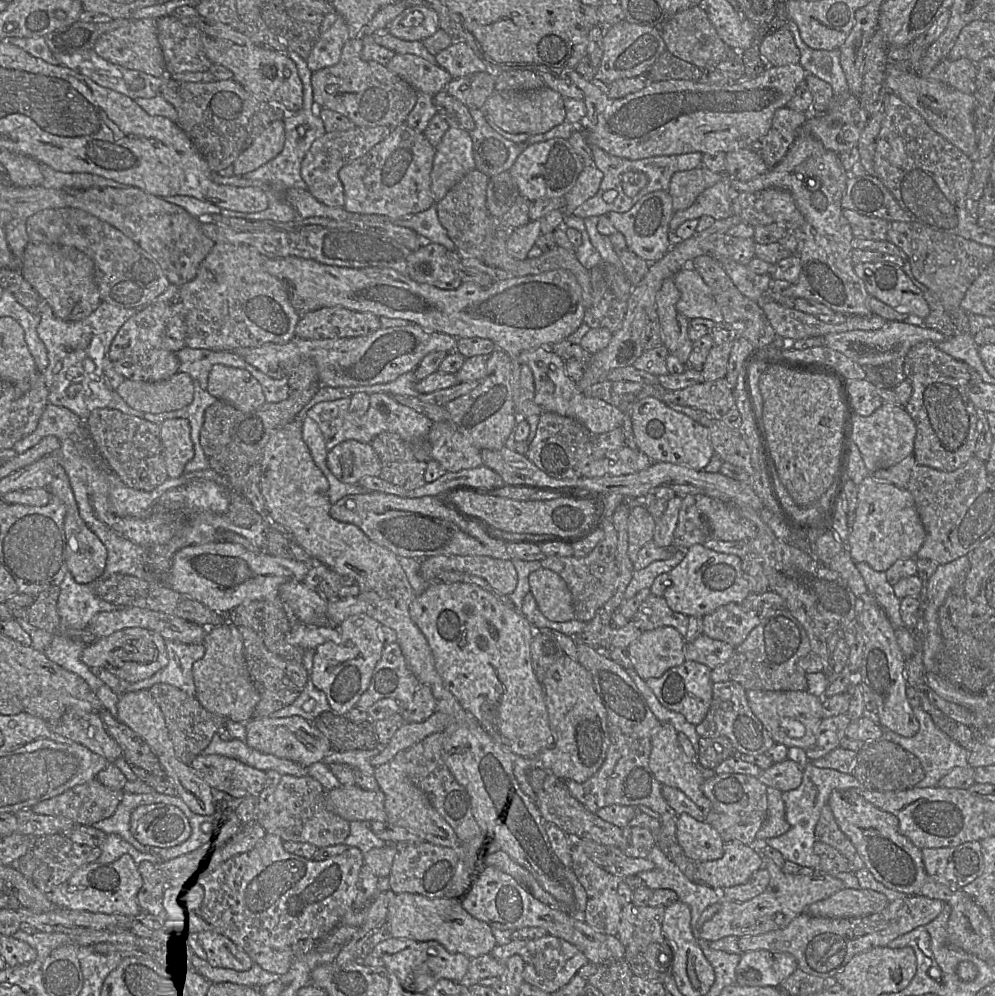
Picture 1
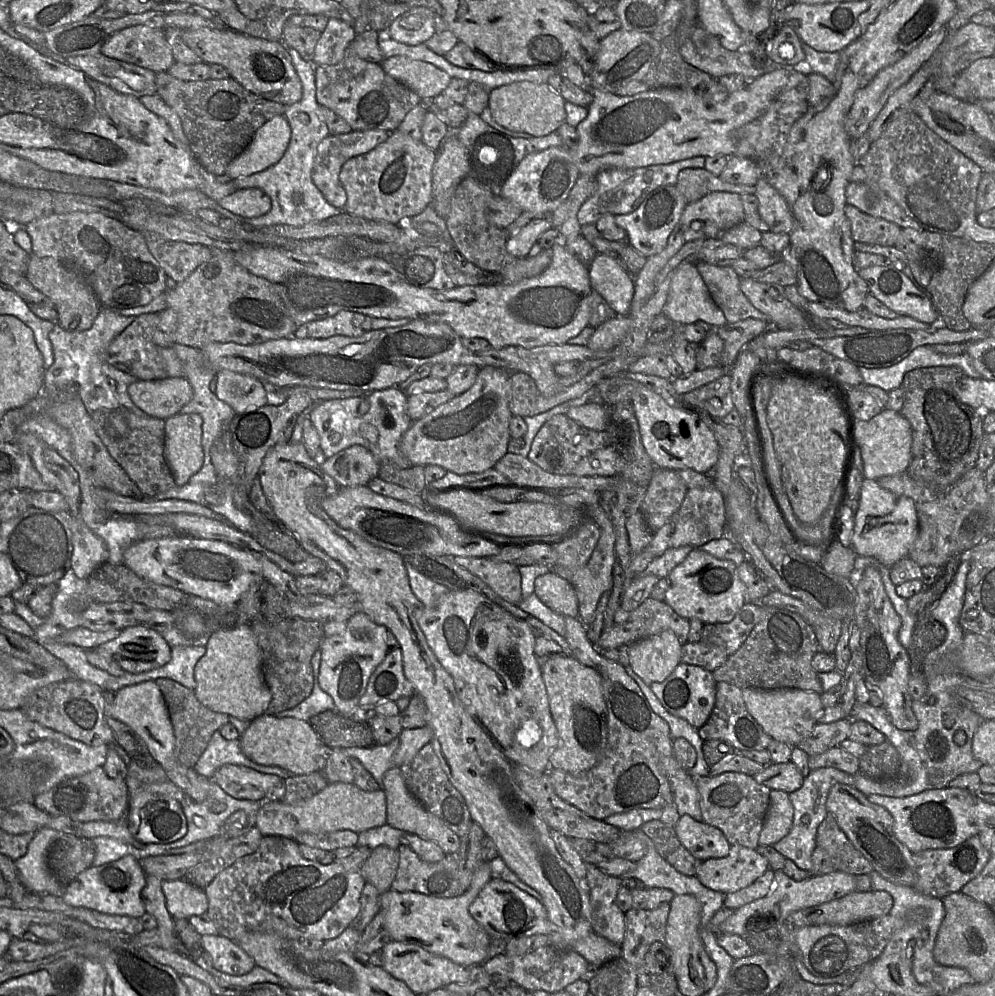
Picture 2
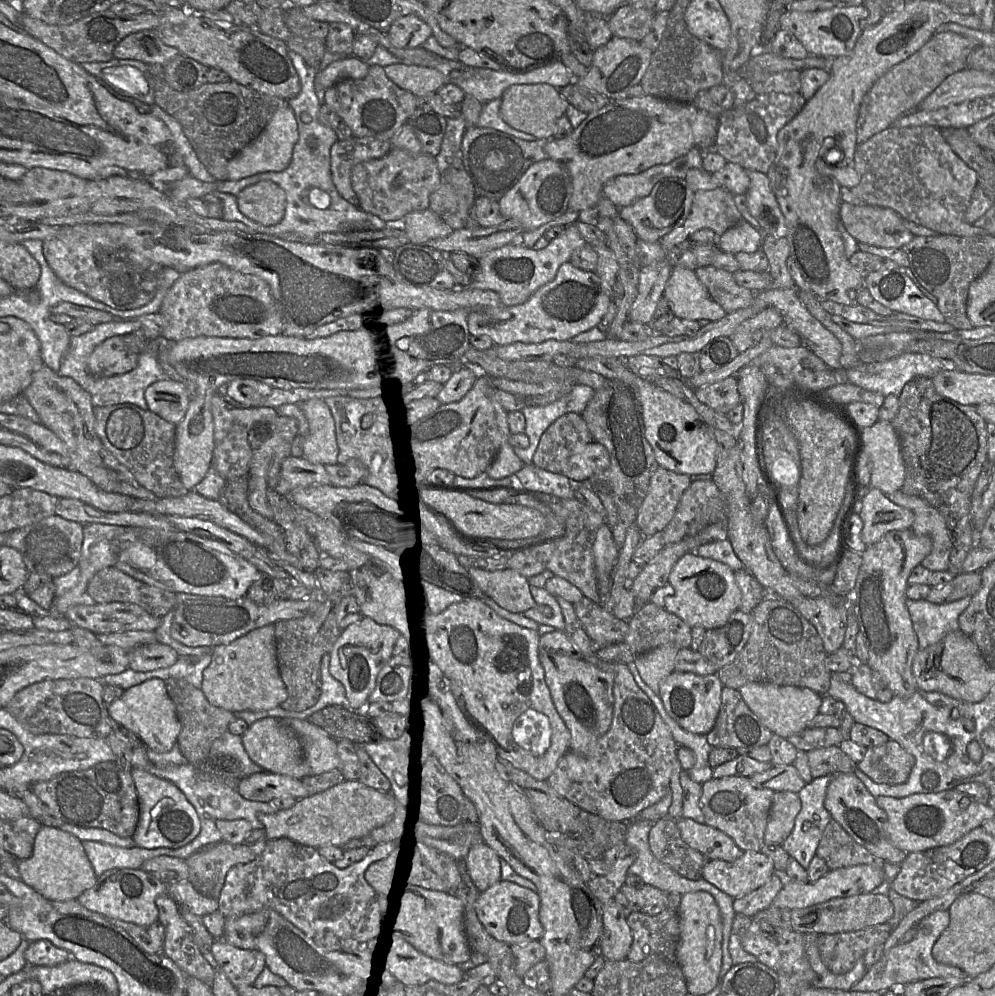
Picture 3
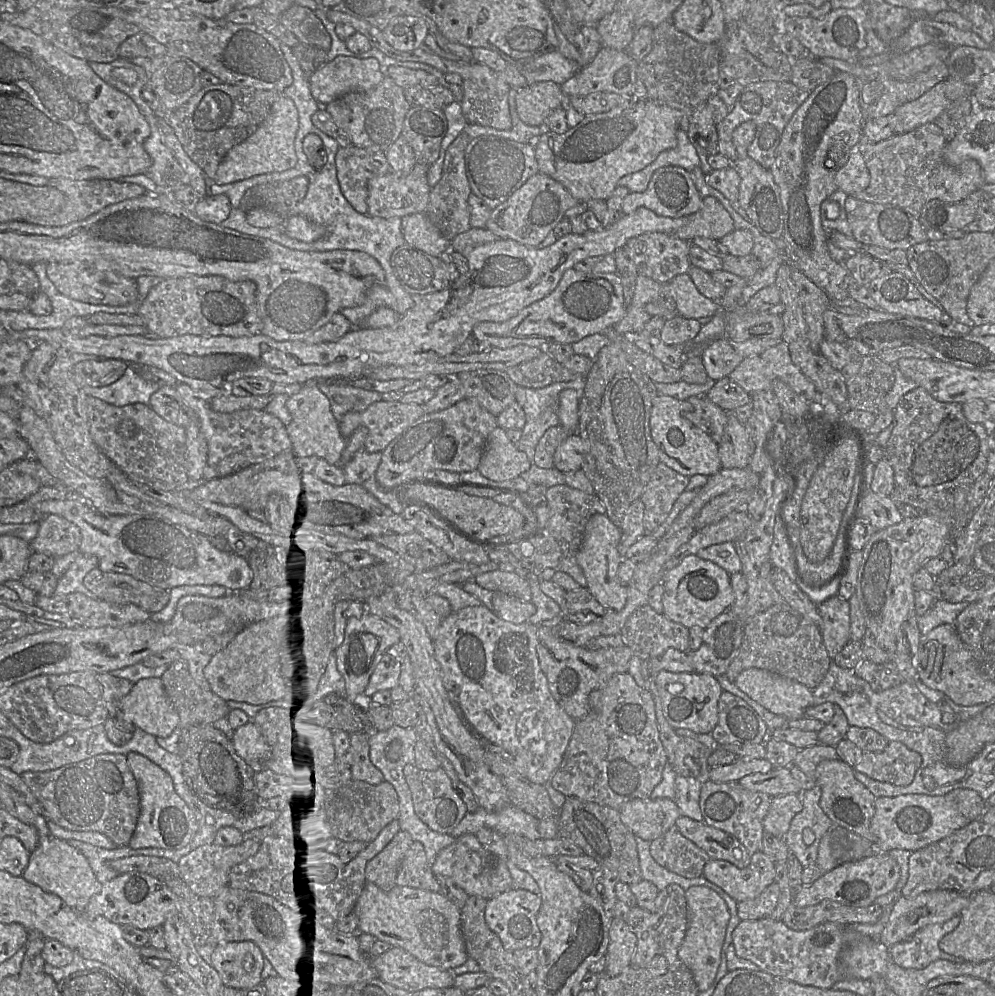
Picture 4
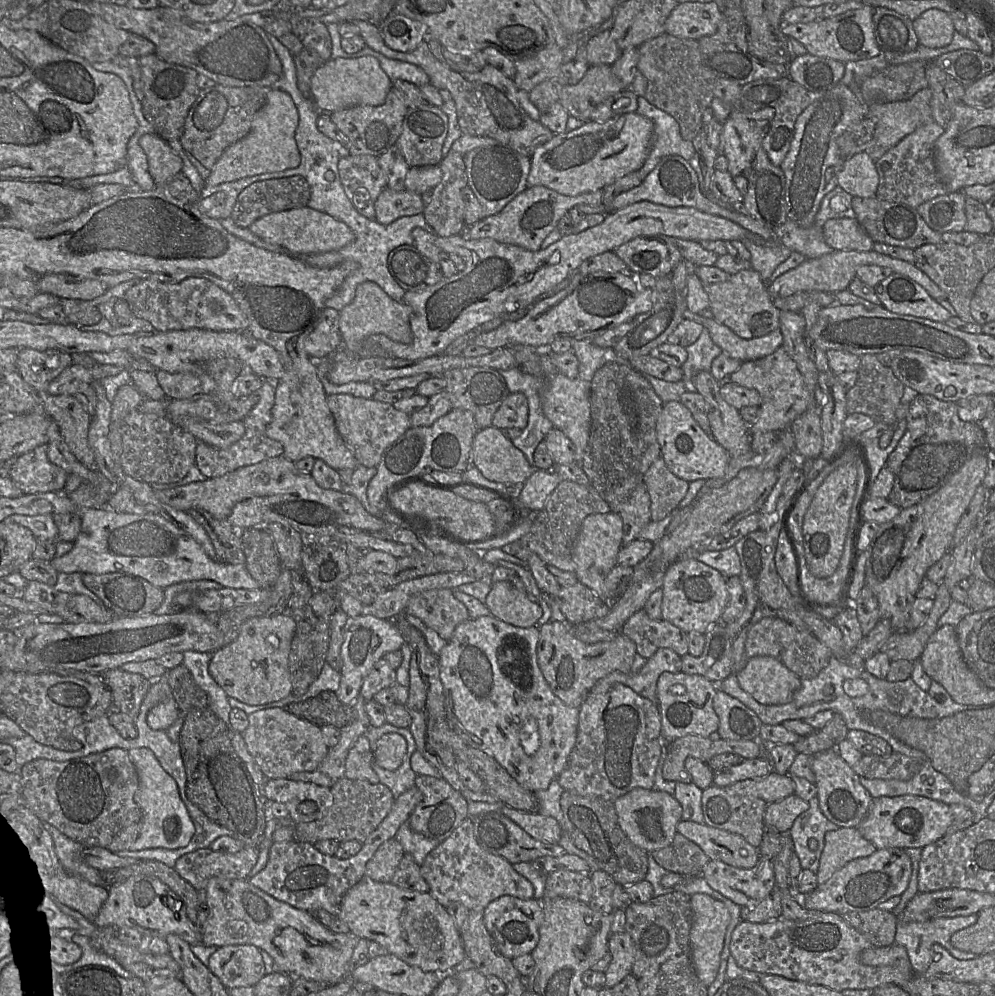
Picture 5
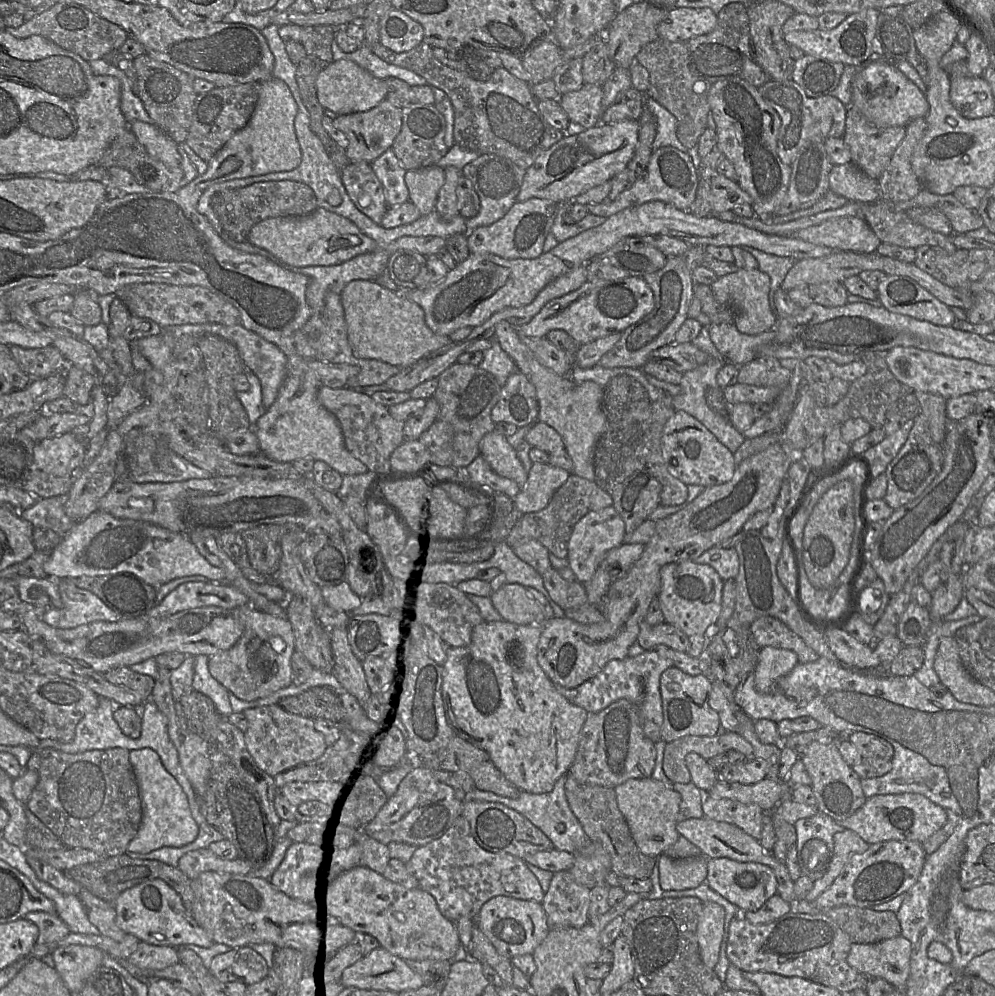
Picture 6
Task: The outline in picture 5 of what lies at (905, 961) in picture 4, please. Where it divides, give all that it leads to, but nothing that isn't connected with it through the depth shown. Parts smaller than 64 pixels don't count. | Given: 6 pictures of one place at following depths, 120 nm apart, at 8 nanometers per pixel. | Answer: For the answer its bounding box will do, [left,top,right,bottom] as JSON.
[894,914,978,974]

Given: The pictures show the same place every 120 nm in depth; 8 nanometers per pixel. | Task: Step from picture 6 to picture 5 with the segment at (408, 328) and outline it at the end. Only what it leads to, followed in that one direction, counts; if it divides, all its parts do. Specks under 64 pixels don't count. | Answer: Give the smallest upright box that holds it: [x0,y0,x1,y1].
[339,281,412,354]

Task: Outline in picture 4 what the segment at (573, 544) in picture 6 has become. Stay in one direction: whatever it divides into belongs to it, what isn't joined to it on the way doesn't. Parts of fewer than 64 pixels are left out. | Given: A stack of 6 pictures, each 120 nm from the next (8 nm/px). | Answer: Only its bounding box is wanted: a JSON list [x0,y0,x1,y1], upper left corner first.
[577,514,627,611]

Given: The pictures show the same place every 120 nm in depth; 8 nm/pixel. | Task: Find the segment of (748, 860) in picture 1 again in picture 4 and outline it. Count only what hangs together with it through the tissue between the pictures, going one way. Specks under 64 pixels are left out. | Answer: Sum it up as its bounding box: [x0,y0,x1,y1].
[702,851,775,903]

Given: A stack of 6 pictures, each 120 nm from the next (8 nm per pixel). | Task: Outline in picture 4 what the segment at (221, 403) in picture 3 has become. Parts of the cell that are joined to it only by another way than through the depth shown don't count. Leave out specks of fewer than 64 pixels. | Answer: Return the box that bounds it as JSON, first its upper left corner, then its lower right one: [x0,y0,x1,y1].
[175,383,292,481]

